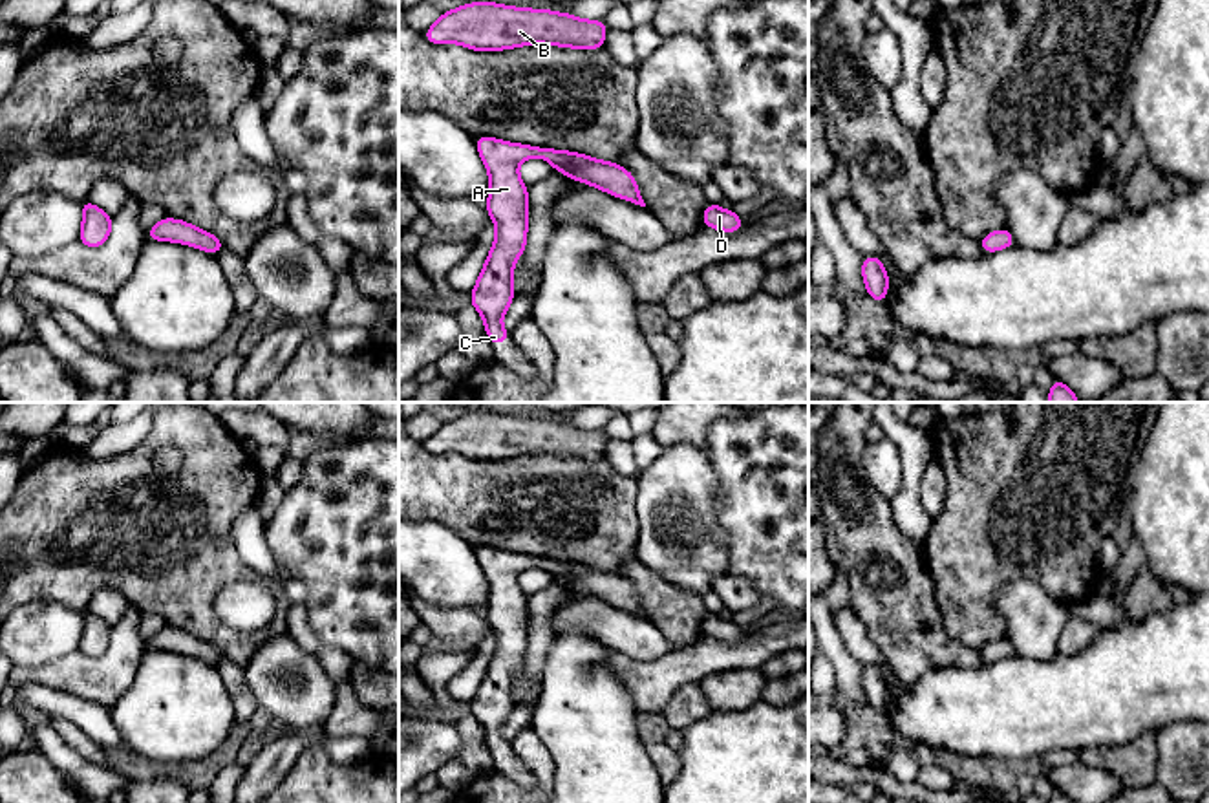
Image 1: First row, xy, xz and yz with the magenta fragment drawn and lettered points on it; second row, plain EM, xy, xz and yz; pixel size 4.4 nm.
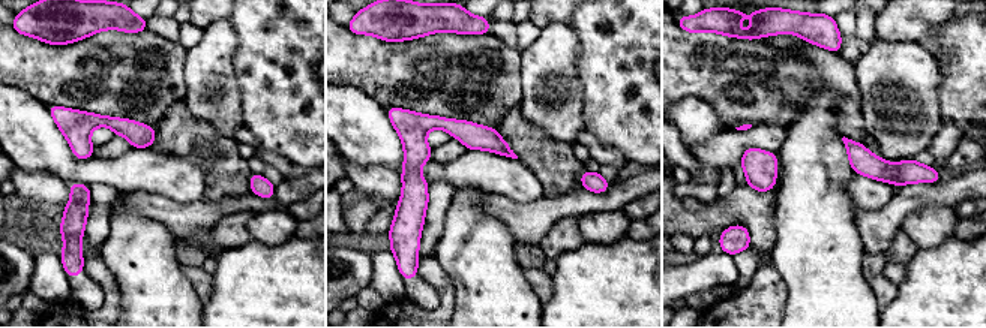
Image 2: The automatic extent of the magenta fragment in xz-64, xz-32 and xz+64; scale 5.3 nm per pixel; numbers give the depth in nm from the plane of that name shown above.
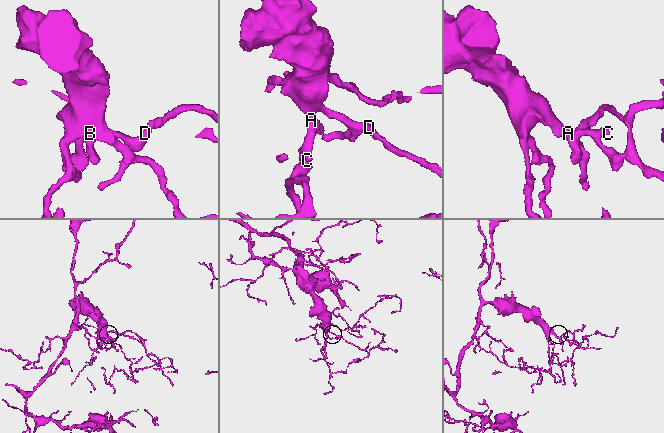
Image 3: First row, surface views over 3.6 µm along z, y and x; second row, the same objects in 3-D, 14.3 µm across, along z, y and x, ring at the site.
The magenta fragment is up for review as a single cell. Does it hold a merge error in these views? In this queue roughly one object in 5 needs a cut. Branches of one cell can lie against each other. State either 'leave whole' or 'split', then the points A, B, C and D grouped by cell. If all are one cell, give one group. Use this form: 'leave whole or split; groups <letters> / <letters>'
leave whole; groups A B C D

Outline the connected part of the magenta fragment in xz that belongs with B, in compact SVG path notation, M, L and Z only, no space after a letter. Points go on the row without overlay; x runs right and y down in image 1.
M474 412L446 421L423 444L432 454L461 454L474 461L499 461L529 454L604 459L607 435L569 423Z

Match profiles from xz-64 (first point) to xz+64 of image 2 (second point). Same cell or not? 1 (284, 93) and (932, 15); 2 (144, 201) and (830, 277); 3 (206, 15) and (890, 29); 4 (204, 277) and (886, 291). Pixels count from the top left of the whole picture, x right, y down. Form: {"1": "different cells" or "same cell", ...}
{"1": "different cells", "2": "different cells", "3": "same cell", "4": "same cell"}

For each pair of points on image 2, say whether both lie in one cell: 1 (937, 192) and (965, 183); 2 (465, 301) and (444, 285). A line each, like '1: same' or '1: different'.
1: same
2: different

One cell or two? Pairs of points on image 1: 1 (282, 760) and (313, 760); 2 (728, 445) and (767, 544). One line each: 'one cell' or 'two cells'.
1: two cells
2: one cell

